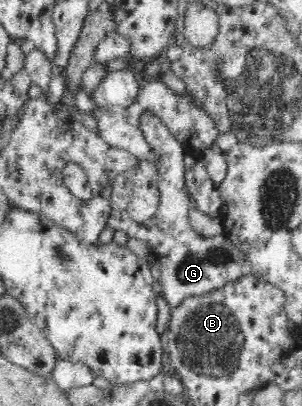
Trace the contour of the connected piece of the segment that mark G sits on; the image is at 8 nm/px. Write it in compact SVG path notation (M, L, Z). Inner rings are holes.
M143 111L139 115L138 127L142 132L142 138L147 141L151 147L155 157L154 165L157 169L158 189L160 190L160 203L157 212L154 214L155 224L151 228L151 244L156 256L161 263L161 274L159 283L162 288L162 294L165 300L169 303L171 309L177 308L185 298L191 296L201 296L207 292L213 292L222 286L225 286L229 281L237 280L245 273L253 273L251 263L246 258L246 255L241 252L233 241L229 240L225 235L219 237L203 237L201 236L189 222L189 212L193 205L193 200L185 184L185 152L184 144L171 133L169 127L163 123L161 118L157 117L153 111Z

